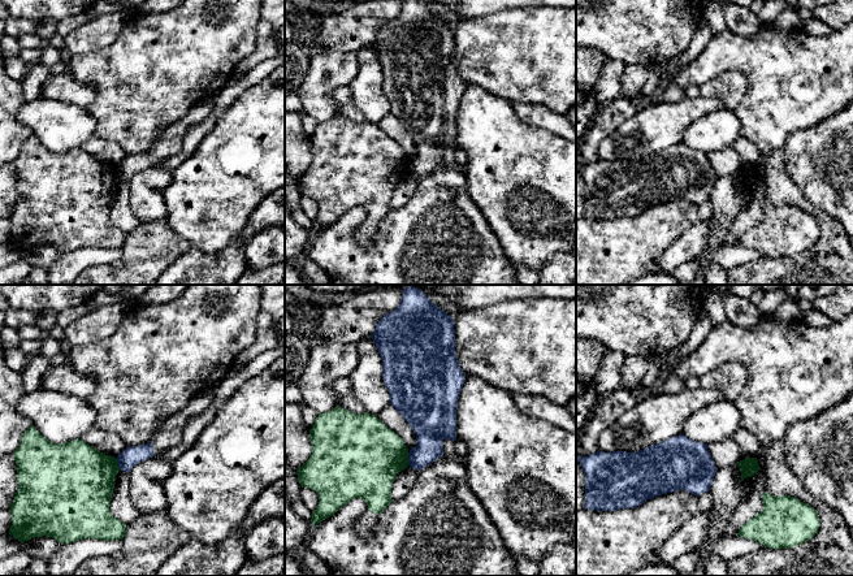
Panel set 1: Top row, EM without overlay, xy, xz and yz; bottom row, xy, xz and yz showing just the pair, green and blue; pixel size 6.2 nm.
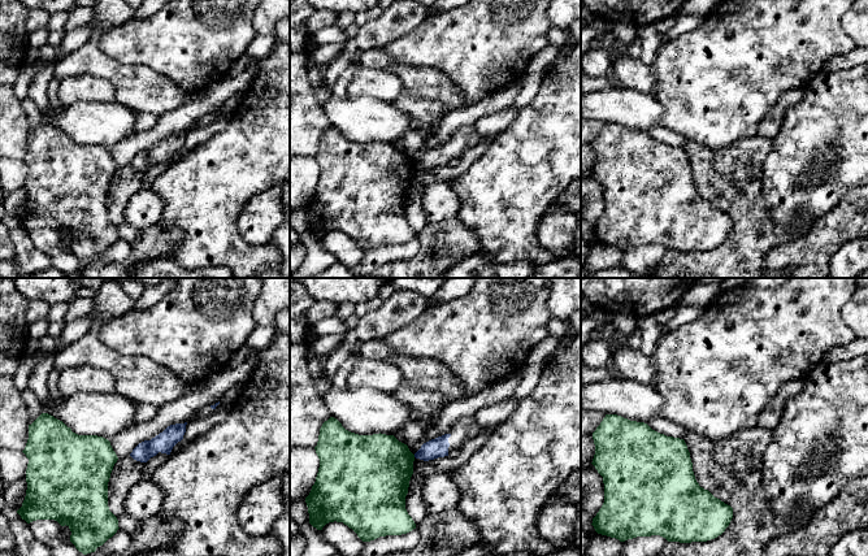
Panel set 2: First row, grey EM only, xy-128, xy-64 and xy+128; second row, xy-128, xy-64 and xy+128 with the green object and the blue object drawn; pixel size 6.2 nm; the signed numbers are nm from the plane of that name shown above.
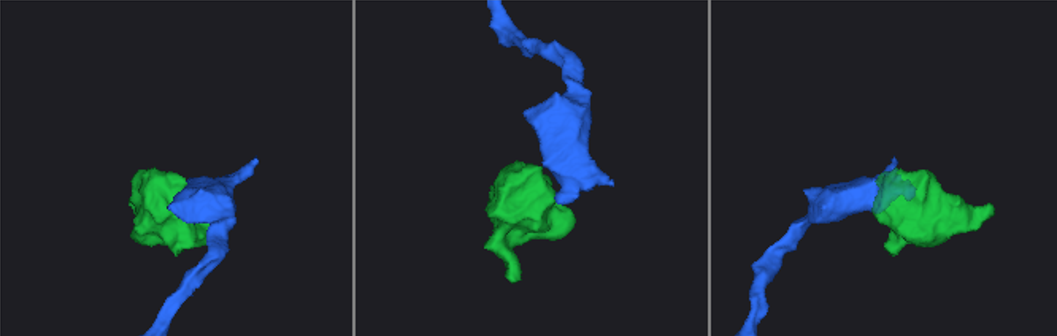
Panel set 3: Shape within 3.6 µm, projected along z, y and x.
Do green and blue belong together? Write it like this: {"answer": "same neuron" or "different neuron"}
{"answer": "different neuron"}

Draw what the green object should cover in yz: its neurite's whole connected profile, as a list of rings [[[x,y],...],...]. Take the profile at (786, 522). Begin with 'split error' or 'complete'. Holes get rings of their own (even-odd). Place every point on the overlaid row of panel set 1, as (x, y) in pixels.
complete | [[[762,494],[763,511],[748,520],[737,536],[770,549],[789,549],[813,538],[820,525],[817,511],[791,495]]]

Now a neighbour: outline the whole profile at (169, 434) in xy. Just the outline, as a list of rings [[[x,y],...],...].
[[[212,391],[195,395],[185,408],[163,423],[148,443],[122,450],[117,456],[120,469],[129,473],[140,462],[176,447],[182,439],[183,428],[189,419],[204,411],[212,399]]]

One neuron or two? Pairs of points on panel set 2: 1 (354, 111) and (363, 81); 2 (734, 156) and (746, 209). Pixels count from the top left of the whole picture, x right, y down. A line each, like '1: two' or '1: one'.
1: two
2: two

